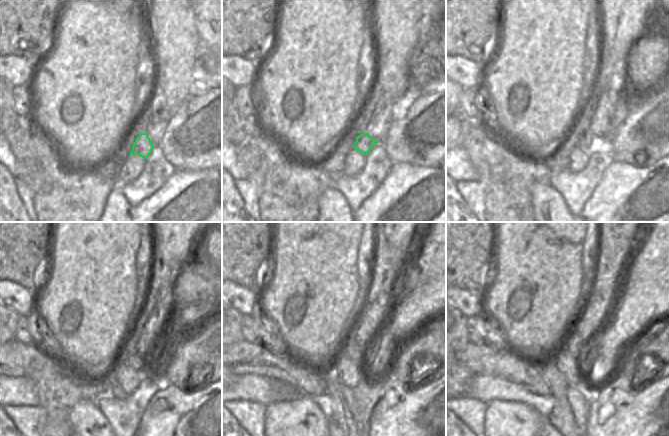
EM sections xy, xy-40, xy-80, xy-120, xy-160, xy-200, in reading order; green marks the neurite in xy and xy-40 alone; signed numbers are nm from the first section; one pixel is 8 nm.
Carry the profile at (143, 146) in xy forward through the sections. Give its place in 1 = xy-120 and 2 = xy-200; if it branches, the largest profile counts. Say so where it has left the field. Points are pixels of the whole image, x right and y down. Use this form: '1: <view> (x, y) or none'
1: xy-120 (129, 356)
2: xy-200 (573, 342)

